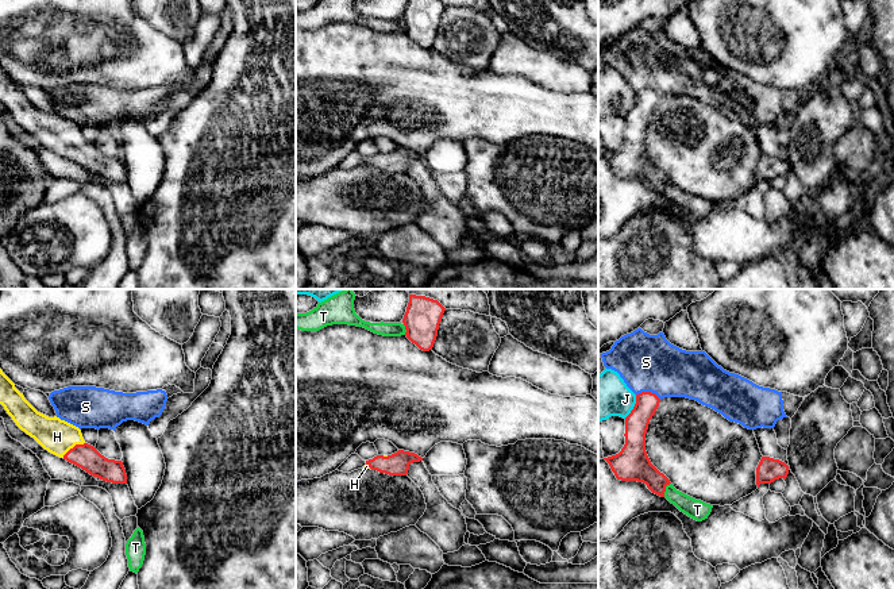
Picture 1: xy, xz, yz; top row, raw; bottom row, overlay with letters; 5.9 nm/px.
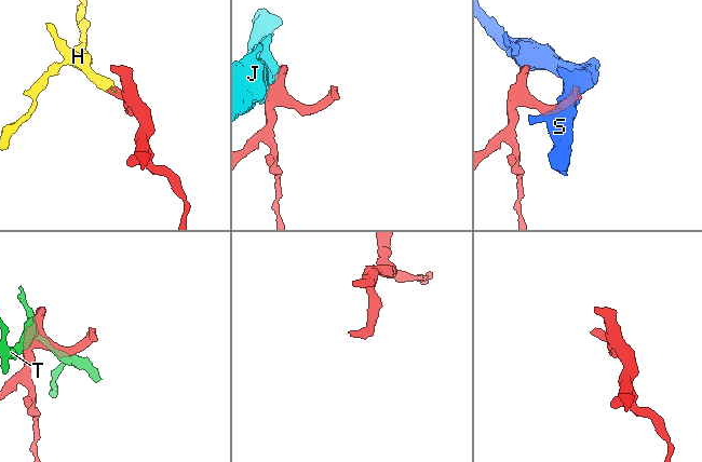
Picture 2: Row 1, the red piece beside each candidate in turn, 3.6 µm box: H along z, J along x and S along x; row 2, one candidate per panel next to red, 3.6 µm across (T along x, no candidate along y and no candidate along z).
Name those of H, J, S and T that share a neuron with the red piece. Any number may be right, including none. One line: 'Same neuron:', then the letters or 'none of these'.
Same neuron: H

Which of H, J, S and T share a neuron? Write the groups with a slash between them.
H / J / S / T

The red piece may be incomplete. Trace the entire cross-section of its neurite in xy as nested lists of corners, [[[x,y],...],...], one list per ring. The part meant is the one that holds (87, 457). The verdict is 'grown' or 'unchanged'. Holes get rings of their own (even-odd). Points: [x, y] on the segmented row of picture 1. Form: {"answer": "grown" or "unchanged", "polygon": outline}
{"answer": "grown", "polygon": [[[0,369],[0,404],[16,426],[49,453],[81,467],[93,477],[112,484],[127,484],[122,461],[108,459],[88,444],[81,430],[59,417],[38,412]]]}

